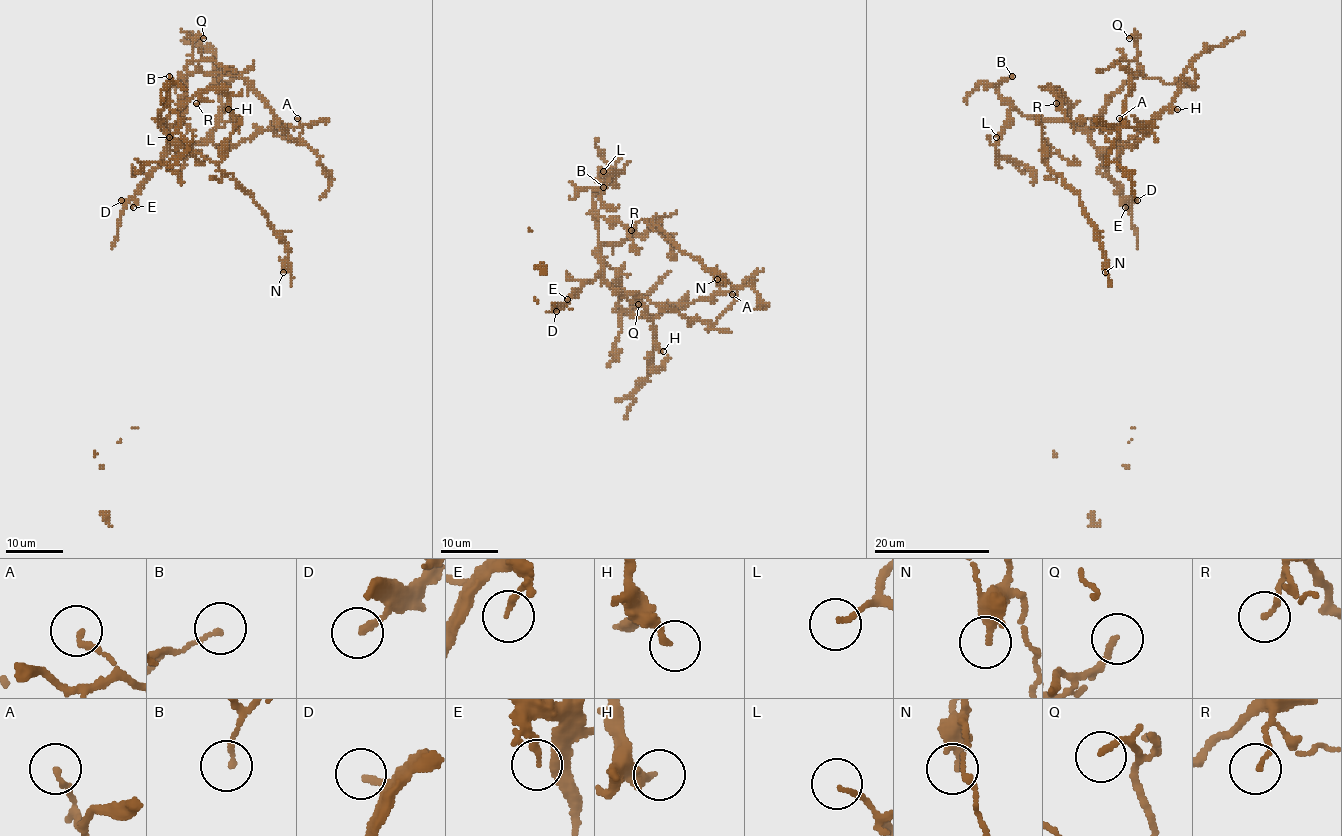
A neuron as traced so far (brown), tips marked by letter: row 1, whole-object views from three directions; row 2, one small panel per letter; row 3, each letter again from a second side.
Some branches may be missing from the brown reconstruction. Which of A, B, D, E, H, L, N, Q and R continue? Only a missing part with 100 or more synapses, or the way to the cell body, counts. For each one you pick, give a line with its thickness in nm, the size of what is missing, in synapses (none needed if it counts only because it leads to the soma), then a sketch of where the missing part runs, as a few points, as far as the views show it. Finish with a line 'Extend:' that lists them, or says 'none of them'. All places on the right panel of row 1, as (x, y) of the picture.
D: Thickness 190 nm
Extend: D

